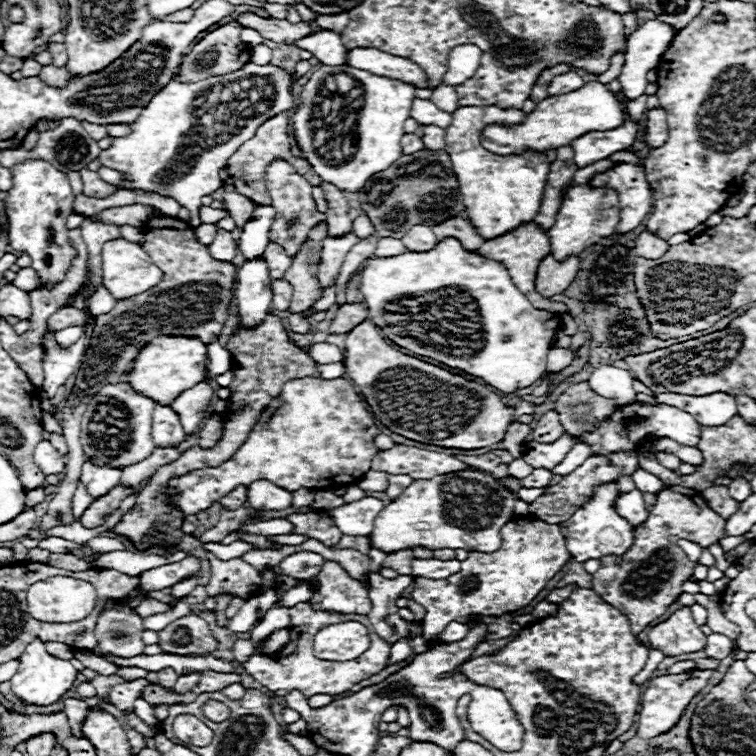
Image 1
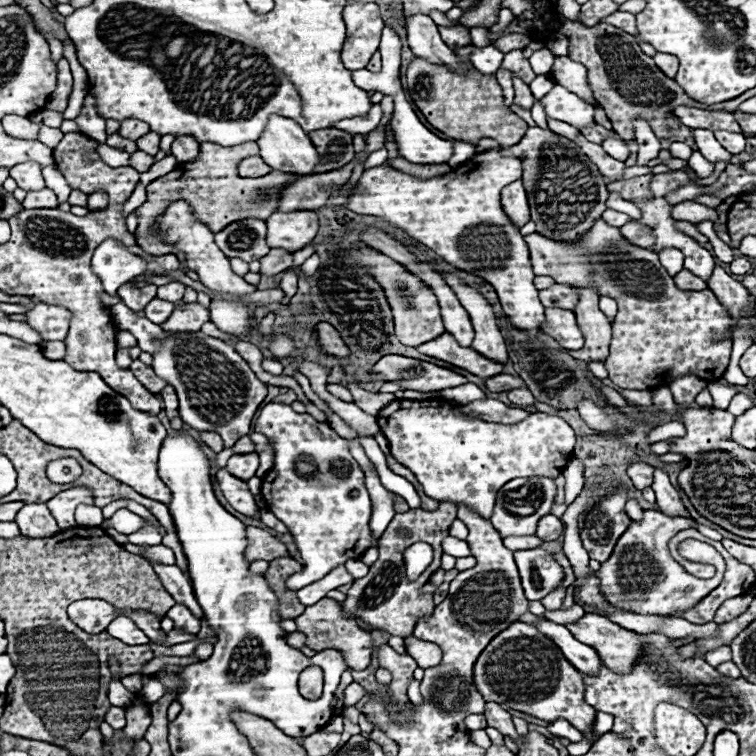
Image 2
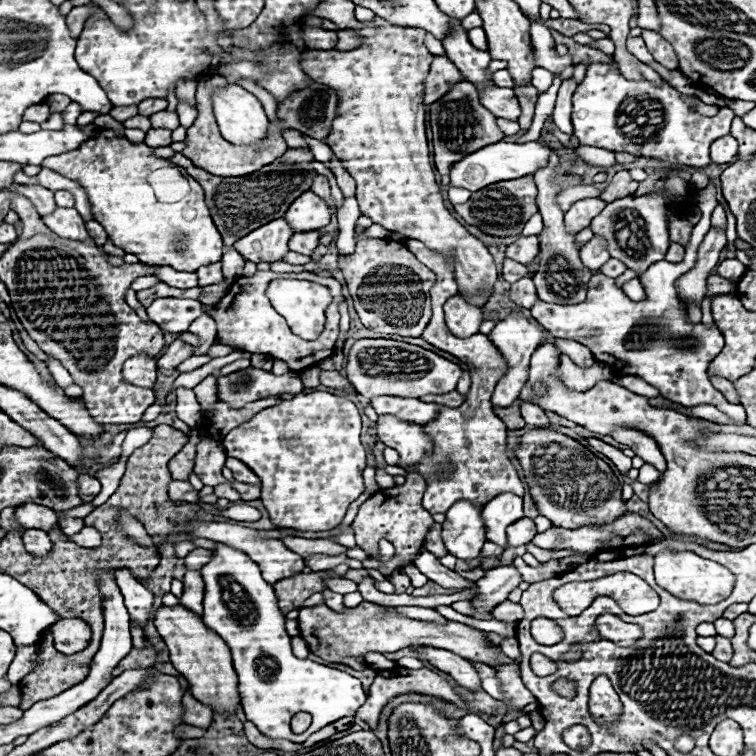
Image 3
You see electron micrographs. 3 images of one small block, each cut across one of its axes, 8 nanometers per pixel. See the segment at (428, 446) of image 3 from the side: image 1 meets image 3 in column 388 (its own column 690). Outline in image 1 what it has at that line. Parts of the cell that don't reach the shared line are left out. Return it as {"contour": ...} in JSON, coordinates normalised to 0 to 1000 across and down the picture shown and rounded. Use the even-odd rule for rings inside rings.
{"contour":[[[828,534],[828,540],[815,540],[804,556],[796,556],[791,566],[786,566],[783,571],[775,571],[765,579],[765,585],[775,585],[780,587],[783,601],[807,601],[807,598],[817,598],[817,595],[828,595],[828,598],[841,598],[844,590],[852,582],[862,582],[862,579],[889,579],[902,590],[921,590],[926,582],[926,561],[907,545],[884,537],[884,534]]]}

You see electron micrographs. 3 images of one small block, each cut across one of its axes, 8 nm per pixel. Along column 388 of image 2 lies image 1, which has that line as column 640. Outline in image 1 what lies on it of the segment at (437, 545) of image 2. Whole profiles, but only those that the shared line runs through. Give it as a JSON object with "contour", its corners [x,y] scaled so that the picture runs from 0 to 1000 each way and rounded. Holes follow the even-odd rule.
{"contour":[[[884,643],[868,653],[868,669],[860,675],[852,693],[839,698],[839,720],[823,746],[815,749],[815,735],[796,735],[796,749],[786,757],[786,780],[791,788],[823,812],[831,815],[836,836],[844,841],[860,823],[873,817],[892,791],[902,783],[902,772],[915,762],[918,743],[897,722],[897,714],[921,717],[929,725],[937,725],[958,709],[960,688],[950,683],[926,651],[905,643]]]}

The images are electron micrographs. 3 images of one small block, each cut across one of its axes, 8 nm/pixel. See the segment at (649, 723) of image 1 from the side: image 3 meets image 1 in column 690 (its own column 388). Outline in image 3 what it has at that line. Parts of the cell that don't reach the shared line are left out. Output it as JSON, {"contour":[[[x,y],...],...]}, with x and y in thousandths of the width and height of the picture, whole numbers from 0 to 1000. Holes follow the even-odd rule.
{"contour":[[[524,881],[519,886],[500,889],[500,894],[495,897],[495,902],[489,907],[487,926],[484,926],[484,931],[479,931],[479,937],[474,937],[471,947],[476,952],[481,952],[489,963],[495,963],[500,958],[500,947],[503,947],[508,931],[516,923],[521,923],[526,918],[537,918],[537,915],[556,915],[556,918],[566,918],[566,921],[579,921],[579,923],[587,923],[587,926],[593,926],[593,929],[598,929],[598,931],[603,931],[608,937],[616,934],[616,929],[608,921],[608,915],[601,907],[595,907],[595,902],[590,902],[585,894],[579,894],[574,886],[569,886],[569,884],[566,886],[526,886],[526,881]]]}

